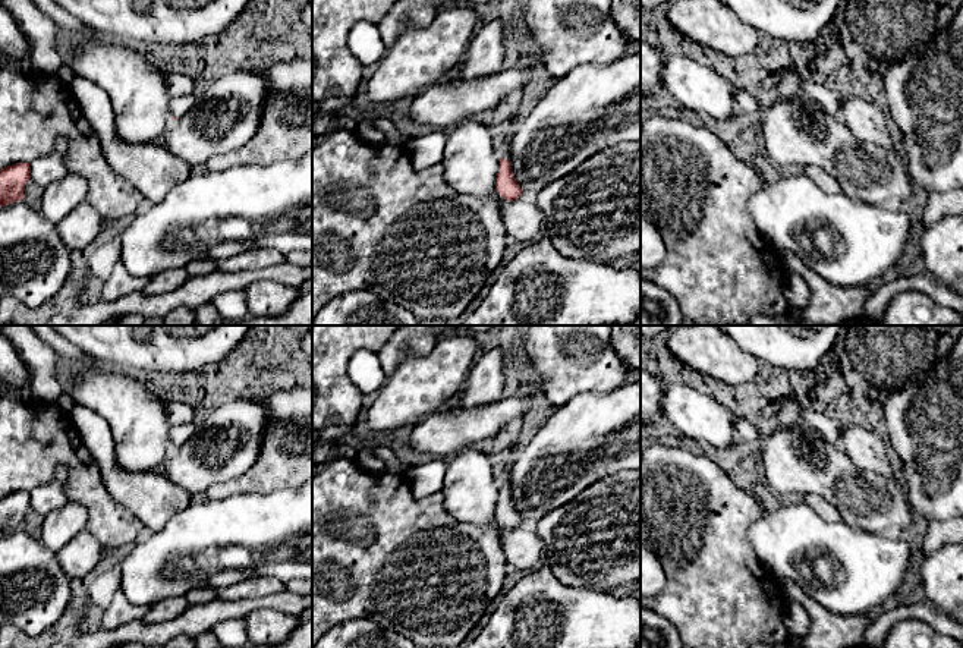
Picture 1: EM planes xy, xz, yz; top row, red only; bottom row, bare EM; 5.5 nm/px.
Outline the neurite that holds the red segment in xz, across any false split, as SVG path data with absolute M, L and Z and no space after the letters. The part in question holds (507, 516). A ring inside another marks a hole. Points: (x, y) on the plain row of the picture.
M510 462L504 468L500 479L500 494L497 501L497 520L506 529L513 529L520 526L522 518L519 512L514 509L512 496L510 496Z

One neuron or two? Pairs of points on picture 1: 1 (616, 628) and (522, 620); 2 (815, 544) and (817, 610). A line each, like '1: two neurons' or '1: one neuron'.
1: one neuron
2: two neurons

